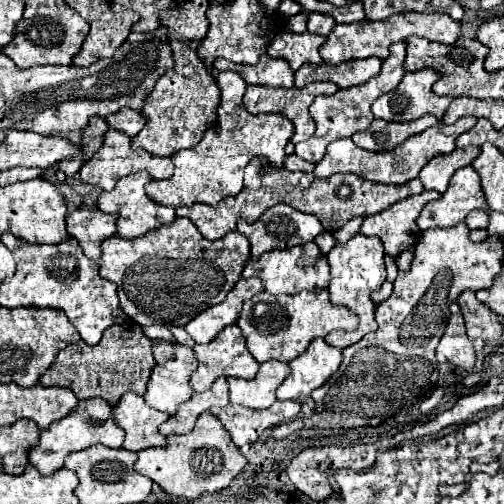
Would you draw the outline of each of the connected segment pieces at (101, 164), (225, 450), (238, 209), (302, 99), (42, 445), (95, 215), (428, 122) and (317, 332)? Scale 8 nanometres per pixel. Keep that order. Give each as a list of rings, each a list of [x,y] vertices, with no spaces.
[[[107,130],[103,146],[93,154],[93,158],[89,162],[83,164],[83,168],[81,168],[81,180],[89,182],[89,184],[95,184],[95,186],[101,186],[103,190],[113,190],[115,184],[123,176],[139,172],[139,170],[147,170],[155,180],[167,180],[169,176],[173,176],[173,162],[171,162],[171,158],[153,156],[153,154],[149,154],[143,148],[135,150],[131,146],[131,138],[129,136],[125,136],[119,130]]]
[[[203,412],[195,428],[185,436],[167,436],[165,448],[147,448],[139,452],[135,470],[155,484],[159,484],[167,494],[179,498],[199,498],[201,494],[213,494],[225,490],[231,480],[245,468],[247,460],[233,444],[229,432],[211,412]]]
[[[253,158],[253,162],[249,162],[249,168],[245,168],[245,188],[241,190],[241,194],[229,196],[229,198],[221,200],[217,206],[205,206],[205,204],[181,206],[181,208],[177,208],[177,216],[189,218],[207,240],[219,240],[227,232],[235,230],[235,224],[239,220],[253,224],[265,210],[269,210],[271,206],[275,206],[279,202],[285,202],[295,210],[315,214],[321,220],[325,230],[337,232],[341,226],[345,226],[355,216],[379,214],[381,210],[389,208],[391,204],[395,204],[407,196],[423,192],[423,184],[419,178],[415,178],[413,182],[407,182],[407,184],[399,184],[399,186],[369,182],[357,174],[335,174],[335,176],[321,180],[321,178],[313,176],[313,172],[301,174],[301,172],[289,172],[285,168],[281,168],[281,170],[267,168],[267,172],[263,172],[265,164],[267,162],[261,158]]]
[[[311,82],[303,88],[271,88],[271,86],[247,86],[247,92],[243,96],[243,104],[245,108],[251,112],[251,114],[281,114],[285,118],[289,118],[293,124],[295,124],[295,136],[293,136],[293,144],[301,142],[301,140],[307,140],[313,136],[315,132],[315,122],[309,114],[309,104],[313,102],[315,96],[331,96],[339,90],[337,84],[333,82]]]
[[[93,398],[89,402],[81,400],[81,406],[77,406],[77,412],[69,414],[69,418],[53,422],[53,426],[49,426],[49,430],[41,432],[41,440],[31,450],[29,460],[39,470],[39,474],[51,476],[63,468],[65,456],[69,456],[71,452],[87,450],[93,444],[103,444],[109,448],[119,448],[123,444],[123,430],[117,426],[117,422],[113,418],[113,406],[109,402],[105,402],[103,398]]]
[[[73,210],[65,218],[67,232],[77,242],[81,242],[81,248],[87,258],[99,260],[101,256],[101,242],[117,232],[117,214],[105,214],[101,210]]]
[[[423,116],[411,122],[387,122],[387,120],[373,120],[365,132],[353,134],[353,142],[359,148],[371,152],[391,152],[399,144],[403,144],[409,136],[421,134],[423,130],[437,126],[439,120],[433,116]]]
[[[327,290],[299,292],[295,296],[273,296],[269,292],[261,292],[257,298],[245,302],[237,326],[247,338],[247,348],[257,362],[291,362],[301,356],[317,336],[325,338],[331,330],[353,332],[357,328],[357,316],[351,310],[345,310],[345,306],[333,306]]]

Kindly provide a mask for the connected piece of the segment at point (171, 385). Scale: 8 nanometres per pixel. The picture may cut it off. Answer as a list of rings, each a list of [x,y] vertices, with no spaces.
[[[163,340],[153,342],[153,356],[157,360],[157,366],[151,372],[151,378],[147,382],[147,392],[145,392],[145,402],[157,410],[175,414],[177,408],[187,402],[193,396],[193,388],[189,386],[191,374],[197,370],[197,358],[191,348],[179,346],[179,344],[167,344]]]

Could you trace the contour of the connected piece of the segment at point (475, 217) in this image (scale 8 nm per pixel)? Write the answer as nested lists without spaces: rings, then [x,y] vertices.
[[[473,210],[473,214],[469,214],[469,216],[467,216],[465,224],[467,224],[471,230],[473,230],[473,228],[487,228],[487,224],[489,224],[489,218],[487,218],[487,214],[485,214],[485,212]]]

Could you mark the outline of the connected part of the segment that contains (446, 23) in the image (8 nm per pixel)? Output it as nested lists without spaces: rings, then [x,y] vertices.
[[[409,12],[409,14],[389,16],[387,20],[381,20],[381,22],[363,20],[363,22],[355,22],[355,24],[337,24],[333,28],[333,32],[327,36],[327,40],[319,52],[321,52],[323,62],[327,62],[327,64],[341,64],[341,62],[361,60],[361,58],[369,58],[369,56],[377,56],[377,58],[385,60],[389,56],[389,46],[393,42],[407,40],[409,36],[421,36],[421,38],[427,38],[427,40],[439,42],[439,44],[453,44],[459,38],[459,34],[461,34],[459,22],[455,22],[447,14]]]

